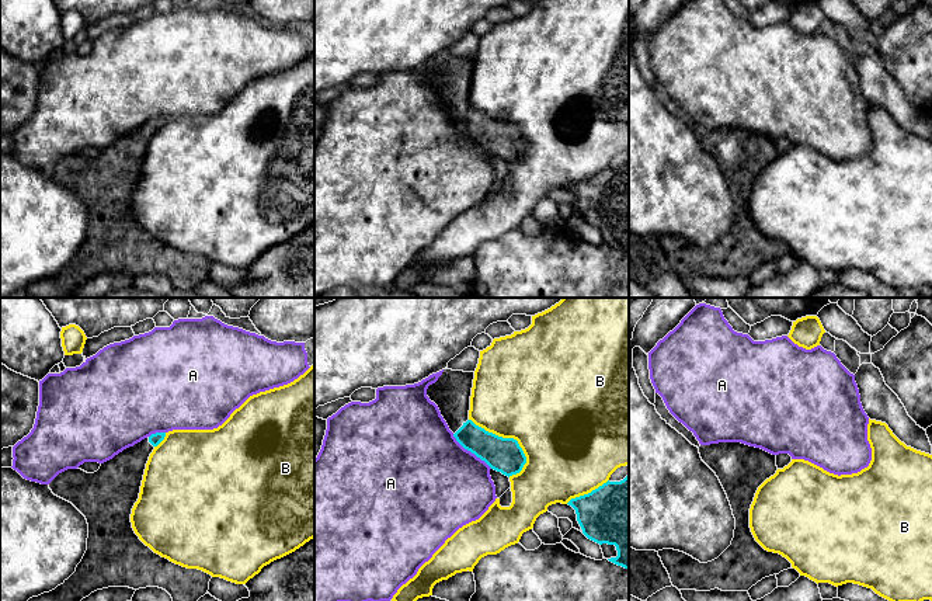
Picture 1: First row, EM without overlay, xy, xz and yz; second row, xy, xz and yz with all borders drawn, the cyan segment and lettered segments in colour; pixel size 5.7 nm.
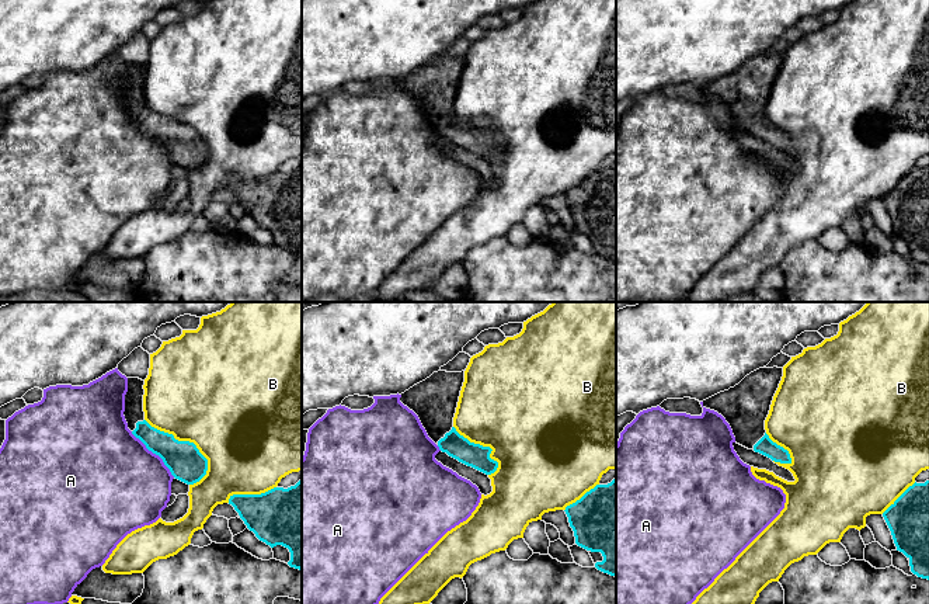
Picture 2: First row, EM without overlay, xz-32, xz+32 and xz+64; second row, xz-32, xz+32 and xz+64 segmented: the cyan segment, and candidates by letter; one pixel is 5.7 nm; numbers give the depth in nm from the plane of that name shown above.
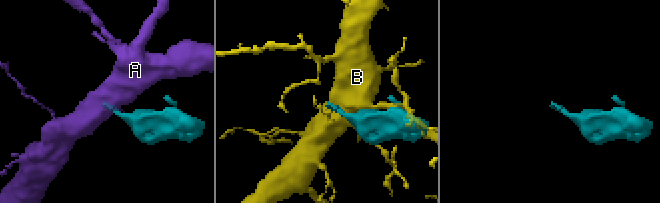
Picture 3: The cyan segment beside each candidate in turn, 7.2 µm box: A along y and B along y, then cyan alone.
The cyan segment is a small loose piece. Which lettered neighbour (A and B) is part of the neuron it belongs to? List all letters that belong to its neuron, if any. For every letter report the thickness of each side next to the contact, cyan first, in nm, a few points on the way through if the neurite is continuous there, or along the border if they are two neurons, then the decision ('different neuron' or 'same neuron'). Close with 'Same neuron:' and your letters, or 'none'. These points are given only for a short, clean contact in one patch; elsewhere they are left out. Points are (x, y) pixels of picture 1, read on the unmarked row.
A: 200/500 nm | different neuron
B: 200/480 nm | different neuron
Same neuron: none

